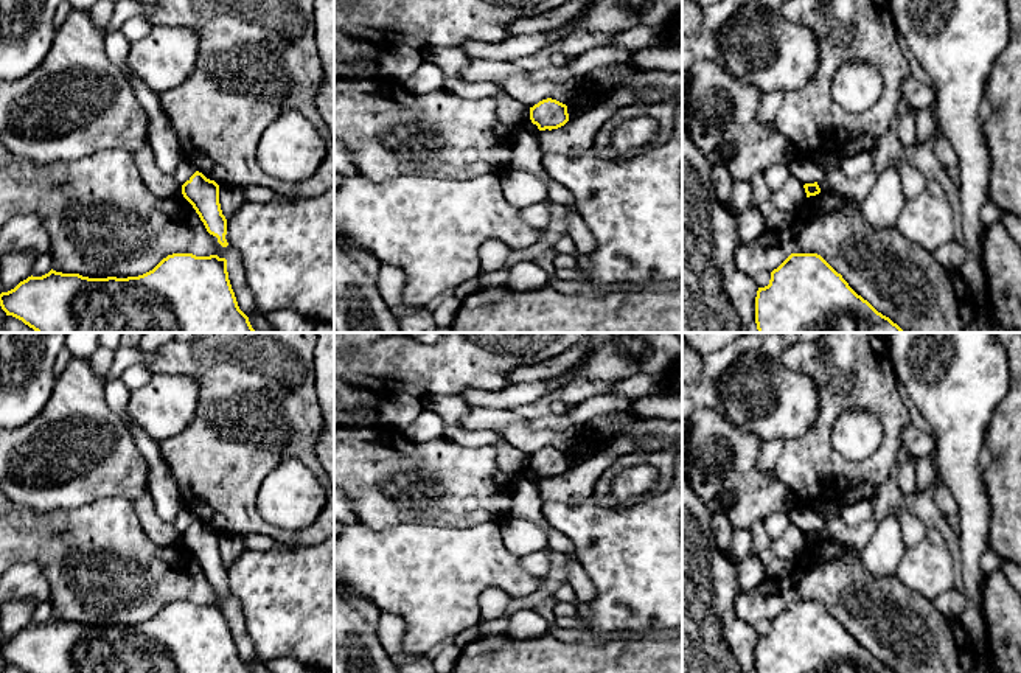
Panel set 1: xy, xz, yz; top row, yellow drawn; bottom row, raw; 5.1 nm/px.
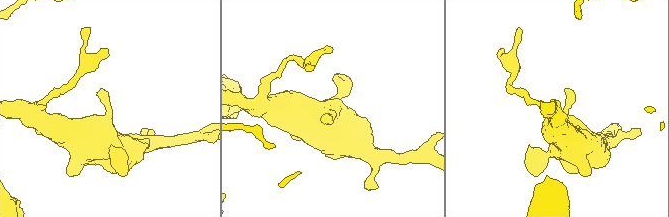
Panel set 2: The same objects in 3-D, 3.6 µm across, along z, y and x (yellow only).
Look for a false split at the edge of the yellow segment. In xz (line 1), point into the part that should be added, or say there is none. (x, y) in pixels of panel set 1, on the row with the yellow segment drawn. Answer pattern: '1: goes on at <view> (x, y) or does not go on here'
1: does not go on here

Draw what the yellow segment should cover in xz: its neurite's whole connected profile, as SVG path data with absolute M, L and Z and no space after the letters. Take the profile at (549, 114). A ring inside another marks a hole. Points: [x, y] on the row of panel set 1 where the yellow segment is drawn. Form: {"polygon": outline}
{"polygon": "M547 98L530 107L530 120L539 131L552 131L569 121L567 106Z"}

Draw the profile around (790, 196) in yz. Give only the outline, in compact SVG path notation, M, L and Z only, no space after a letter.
M789 177L779 190L771 191L772 205L786 213L796 213L807 199L803 183L796 177Z

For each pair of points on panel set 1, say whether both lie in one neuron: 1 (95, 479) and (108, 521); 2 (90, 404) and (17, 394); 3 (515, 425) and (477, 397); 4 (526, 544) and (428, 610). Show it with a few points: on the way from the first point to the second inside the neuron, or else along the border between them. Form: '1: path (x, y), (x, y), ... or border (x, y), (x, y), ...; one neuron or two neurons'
1: border (132, 501), (121, 498), (97, 499), (67, 510); two neurons
2: border (58, 376), (48, 401), (24, 425); two neurons
3: border (470, 404), (512, 411); two neurons
4: border (498, 524), (502, 543), (519, 558); two neurons

